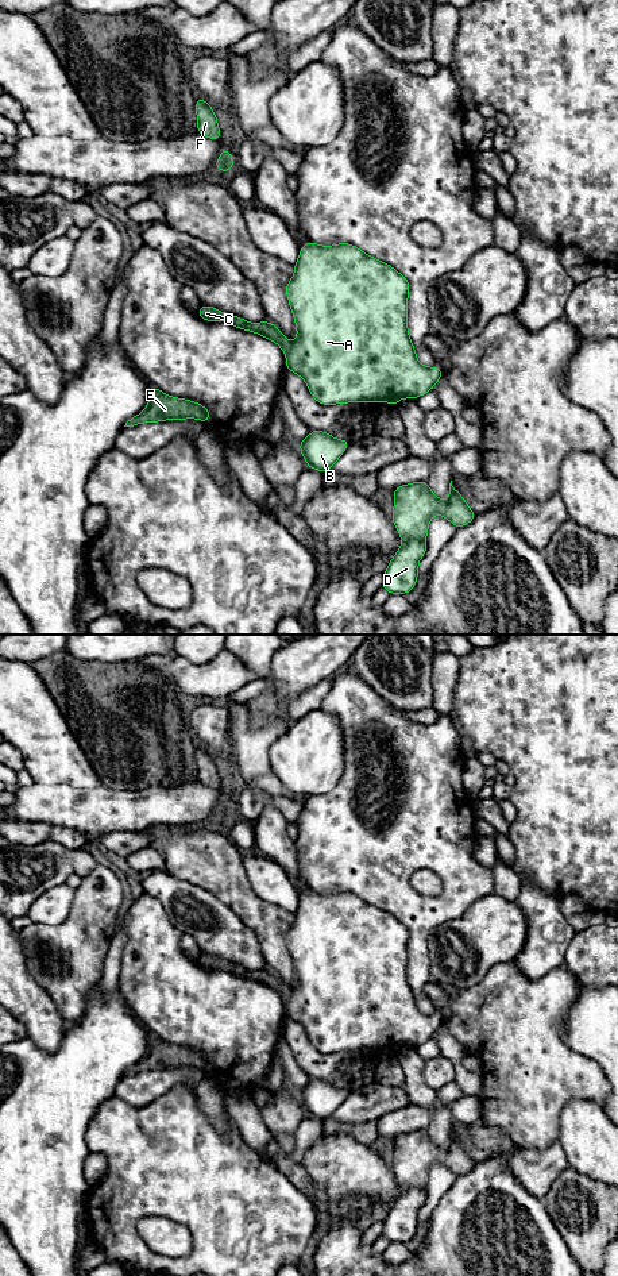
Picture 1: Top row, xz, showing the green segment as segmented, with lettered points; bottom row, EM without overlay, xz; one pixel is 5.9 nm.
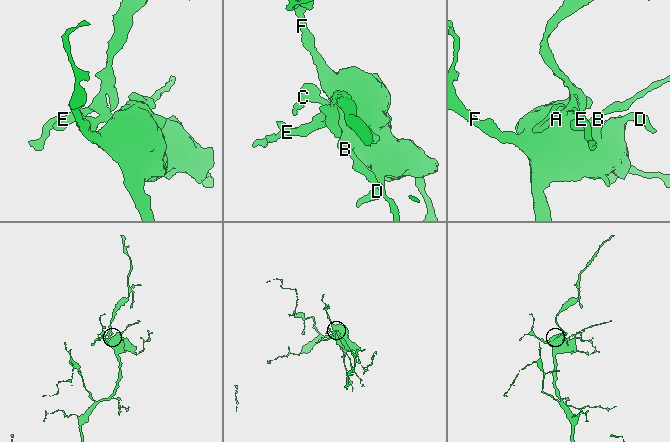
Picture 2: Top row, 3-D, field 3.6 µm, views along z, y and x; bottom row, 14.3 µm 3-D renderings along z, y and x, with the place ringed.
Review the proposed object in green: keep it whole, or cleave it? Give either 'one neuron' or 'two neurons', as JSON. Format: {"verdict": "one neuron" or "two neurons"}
{"verdict": "two neurons"}

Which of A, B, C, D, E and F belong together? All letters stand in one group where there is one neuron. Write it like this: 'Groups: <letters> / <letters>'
Groups: A B D F / C E

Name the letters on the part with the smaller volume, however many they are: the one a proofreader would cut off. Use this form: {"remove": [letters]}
{"remove": ["C", "E"]}

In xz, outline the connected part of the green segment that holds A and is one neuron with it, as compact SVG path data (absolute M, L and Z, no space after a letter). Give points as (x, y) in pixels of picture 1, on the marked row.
M308 242L294 263L286 296L294 316L297 339L285 352L286 370L298 374L313 398L322 405L386 401L394 406L402 398L424 396L443 377L441 370L422 366L408 331L409 281L390 265L372 258L354 244L320 246Z

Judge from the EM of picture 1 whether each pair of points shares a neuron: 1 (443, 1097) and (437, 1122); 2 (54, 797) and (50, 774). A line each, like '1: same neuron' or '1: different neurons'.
1: different neurons
2: different neurons

